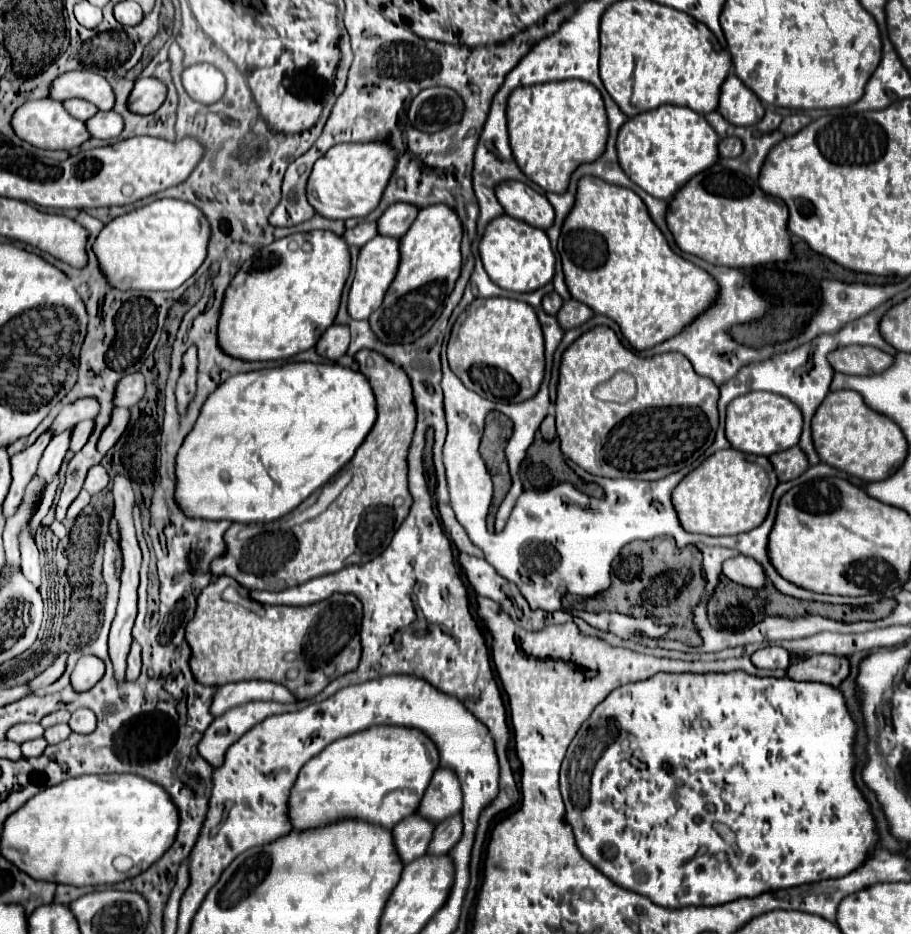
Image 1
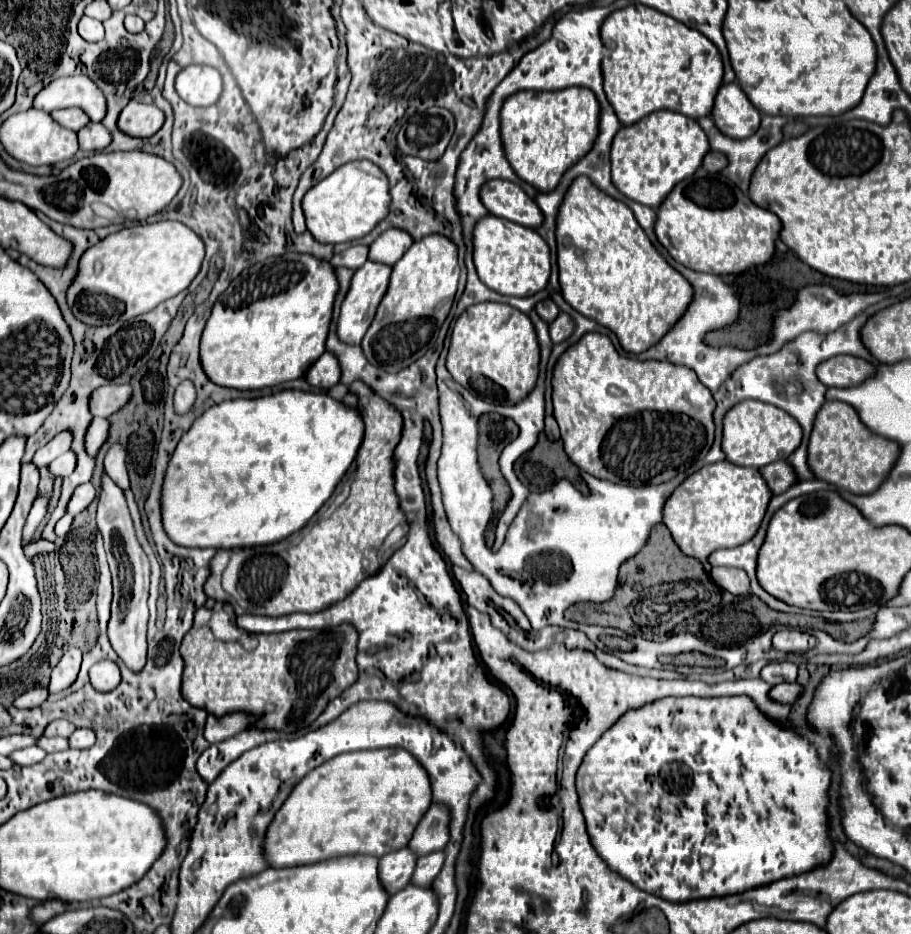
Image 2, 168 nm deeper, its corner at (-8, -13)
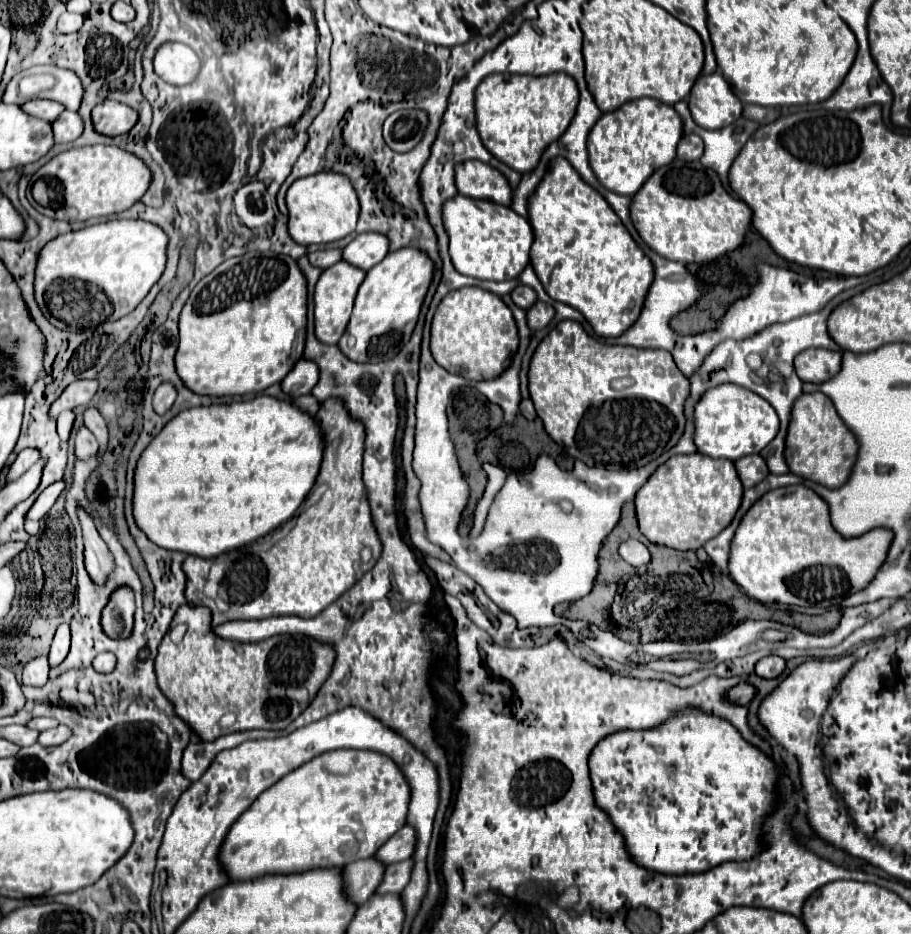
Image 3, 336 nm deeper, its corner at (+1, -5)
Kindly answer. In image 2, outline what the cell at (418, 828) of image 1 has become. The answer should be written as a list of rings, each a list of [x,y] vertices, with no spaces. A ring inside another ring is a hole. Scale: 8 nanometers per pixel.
[[[401,848],[379,858],[379,878],[389,894],[399,892],[407,882],[411,882],[411,874],[415,872],[415,852],[411,848]]]

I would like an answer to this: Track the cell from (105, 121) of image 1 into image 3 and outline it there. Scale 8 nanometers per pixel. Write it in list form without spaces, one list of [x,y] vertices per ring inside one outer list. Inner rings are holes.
[[[64,110],[54,122],[52,122],[54,142],[56,144],[68,144],[74,142],[82,134],[82,120],[76,112]]]

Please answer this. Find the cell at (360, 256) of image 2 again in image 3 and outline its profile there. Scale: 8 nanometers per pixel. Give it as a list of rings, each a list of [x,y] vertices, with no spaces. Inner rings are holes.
[[[318,250],[318,252],[310,252],[308,254],[308,260],[316,268],[330,268],[332,264],[340,262],[340,250]]]

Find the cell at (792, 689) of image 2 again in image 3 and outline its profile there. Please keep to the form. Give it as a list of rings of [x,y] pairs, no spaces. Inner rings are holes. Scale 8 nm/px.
[[[740,682],[740,684],[732,686],[732,688],[726,692],[726,700],[728,700],[730,704],[746,706],[746,704],[752,700],[754,692],[756,692],[756,690],[754,690],[750,684],[746,684],[746,682]]]

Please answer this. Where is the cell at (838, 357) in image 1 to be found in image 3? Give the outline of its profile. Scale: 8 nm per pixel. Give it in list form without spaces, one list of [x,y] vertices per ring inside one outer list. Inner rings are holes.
[[[808,348],[794,358],[796,374],[802,382],[826,382],[834,374],[838,374],[842,364],[842,354],[824,350],[824,348]]]

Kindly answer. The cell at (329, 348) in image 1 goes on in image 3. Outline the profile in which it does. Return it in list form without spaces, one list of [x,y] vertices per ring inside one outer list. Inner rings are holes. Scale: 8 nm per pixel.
[[[300,360],[298,366],[294,366],[294,370],[290,370],[290,374],[280,382],[282,392],[290,394],[292,398],[304,396],[308,394],[316,382],[318,382],[318,366],[310,360]]]

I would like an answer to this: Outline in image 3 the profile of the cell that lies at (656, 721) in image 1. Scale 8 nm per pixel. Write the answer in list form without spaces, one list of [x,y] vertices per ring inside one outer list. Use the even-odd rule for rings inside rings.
[[[682,714],[682,718],[666,722],[662,730],[612,734],[590,754],[598,806],[610,814],[614,826],[624,834],[632,858],[660,874],[710,870],[718,862],[740,862],[758,854],[758,848],[762,848],[758,826],[774,806],[778,764],[782,762],[768,758],[736,734],[734,726],[708,714]]]

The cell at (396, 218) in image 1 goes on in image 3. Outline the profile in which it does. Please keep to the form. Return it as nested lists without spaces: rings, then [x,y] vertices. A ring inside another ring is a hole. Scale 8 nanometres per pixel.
[[[366,232],[358,234],[344,250],[342,260],[368,272],[372,266],[376,266],[384,256],[388,254],[388,242],[380,234]]]

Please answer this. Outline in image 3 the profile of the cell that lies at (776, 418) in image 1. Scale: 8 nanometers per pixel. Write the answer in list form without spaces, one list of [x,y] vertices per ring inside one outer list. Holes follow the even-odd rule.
[[[720,384],[708,388],[694,404],[694,444],[700,454],[710,458],[738,460],[760,452],[778,434],[778,416],[774,408],[758,394],[738,384]]]

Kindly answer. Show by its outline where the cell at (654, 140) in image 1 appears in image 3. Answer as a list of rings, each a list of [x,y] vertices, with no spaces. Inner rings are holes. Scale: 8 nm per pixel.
[[[638,98],[602,114],[592,126],[586,142],[590,168],[604,188],[622,196],[634,196],[654,170],[676,158],[680,138],[682,120],[672,106],[654,98]]]

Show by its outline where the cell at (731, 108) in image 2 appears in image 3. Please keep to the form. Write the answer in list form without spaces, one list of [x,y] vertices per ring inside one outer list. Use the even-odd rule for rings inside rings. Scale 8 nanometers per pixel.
[[[720,72],[696,78],[690,90],[688,108],[694,122],[708,130],[724,128],[742,116],[742,102],[734,98],[734,92]]]

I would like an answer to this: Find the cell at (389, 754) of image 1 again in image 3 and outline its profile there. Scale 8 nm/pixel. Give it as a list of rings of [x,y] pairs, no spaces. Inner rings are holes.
[[[332,750],[264,790],[254,806],[230,826],[218,862],[230,882],[266,874],[340,868],[370,858],[406,824],[410,786],[390,758],[370,750]]]

